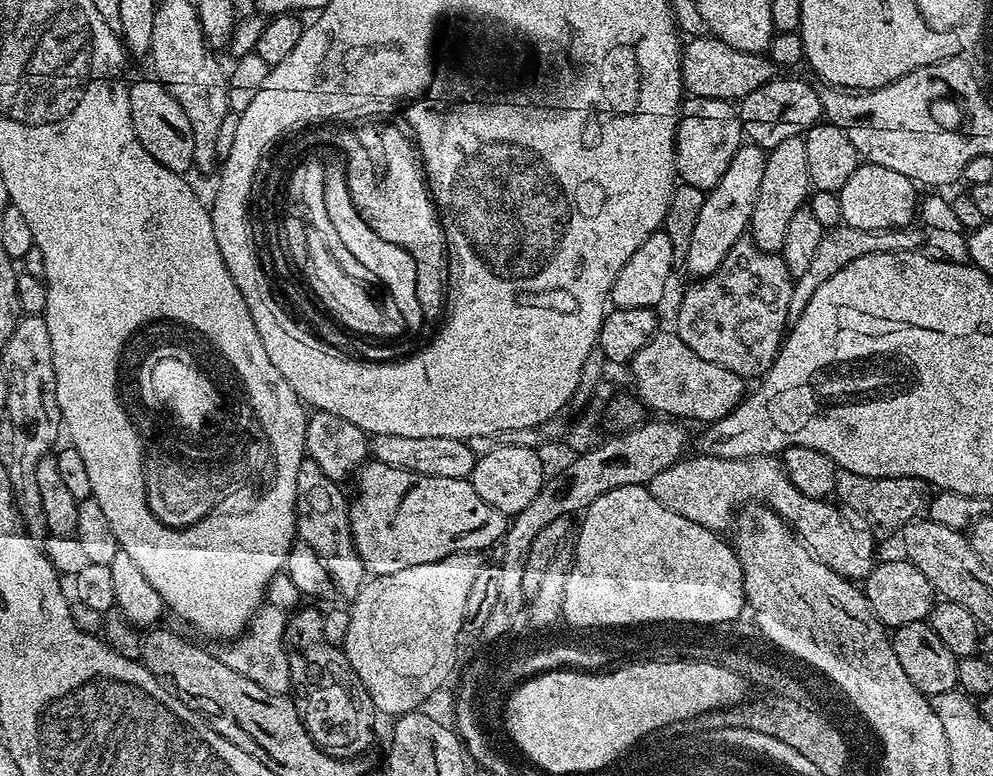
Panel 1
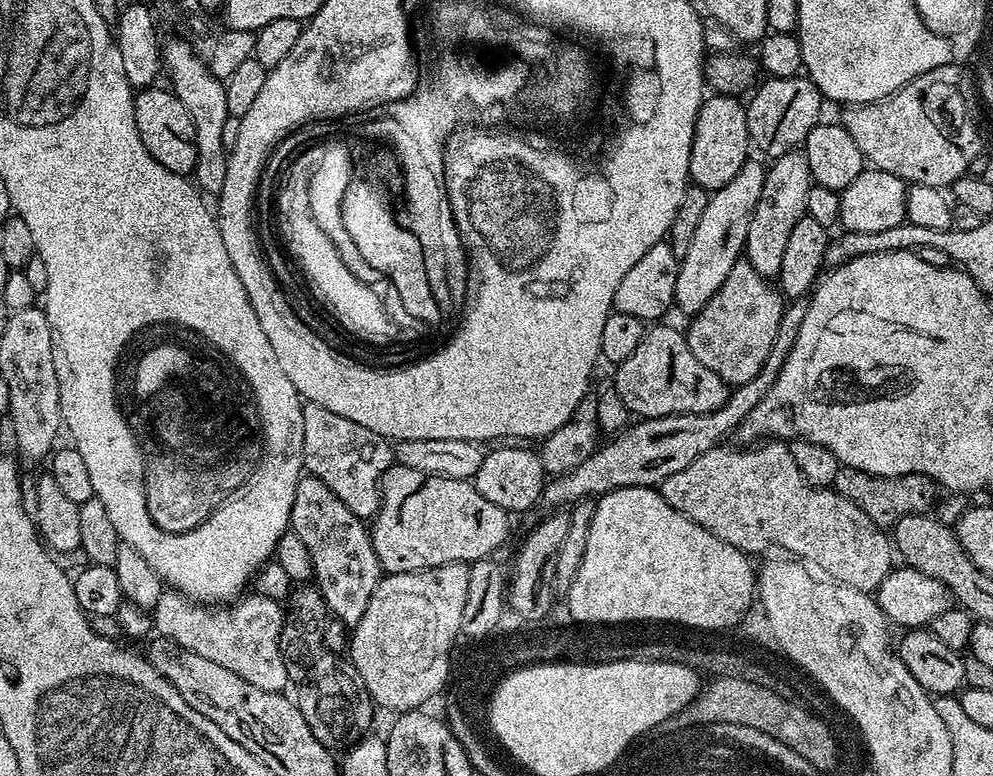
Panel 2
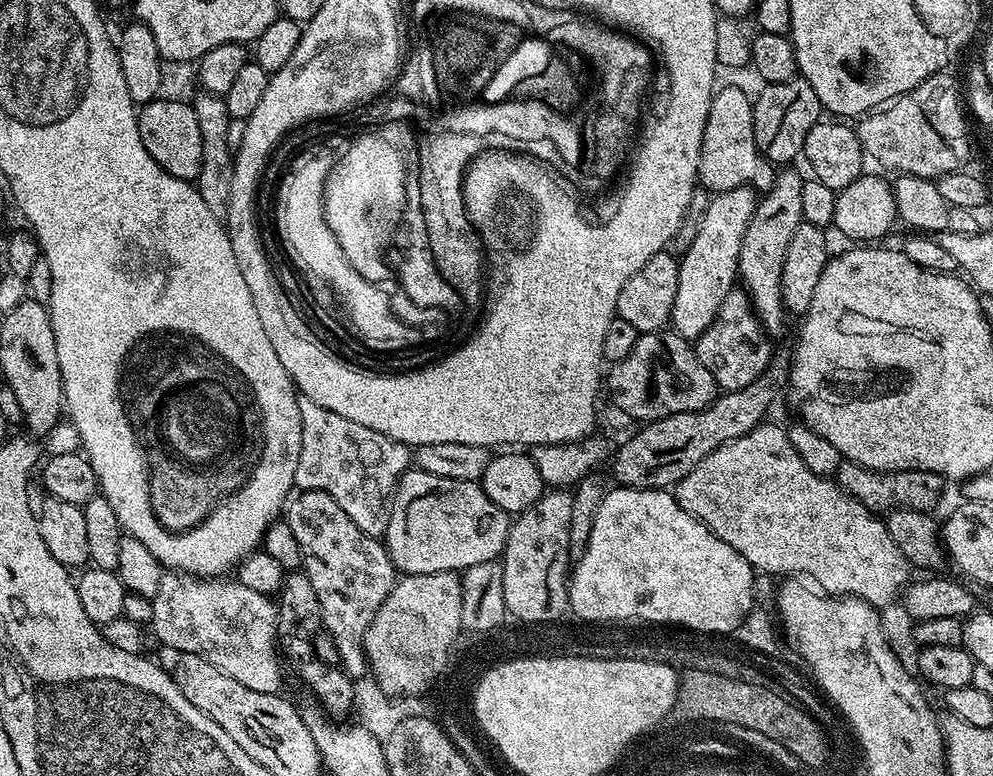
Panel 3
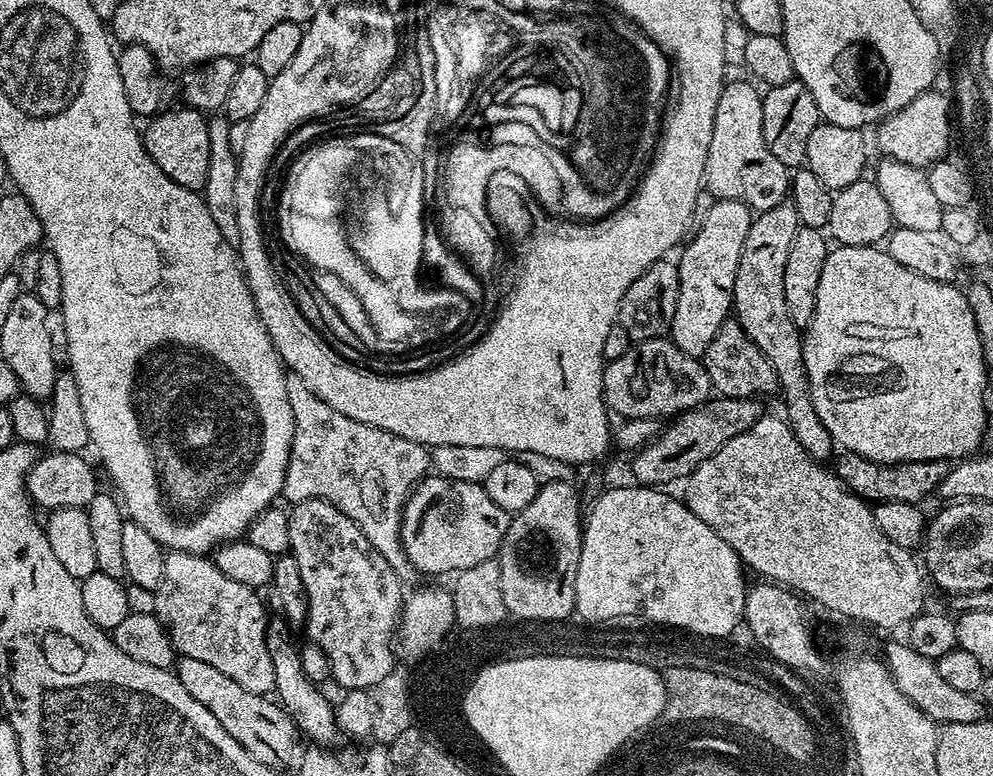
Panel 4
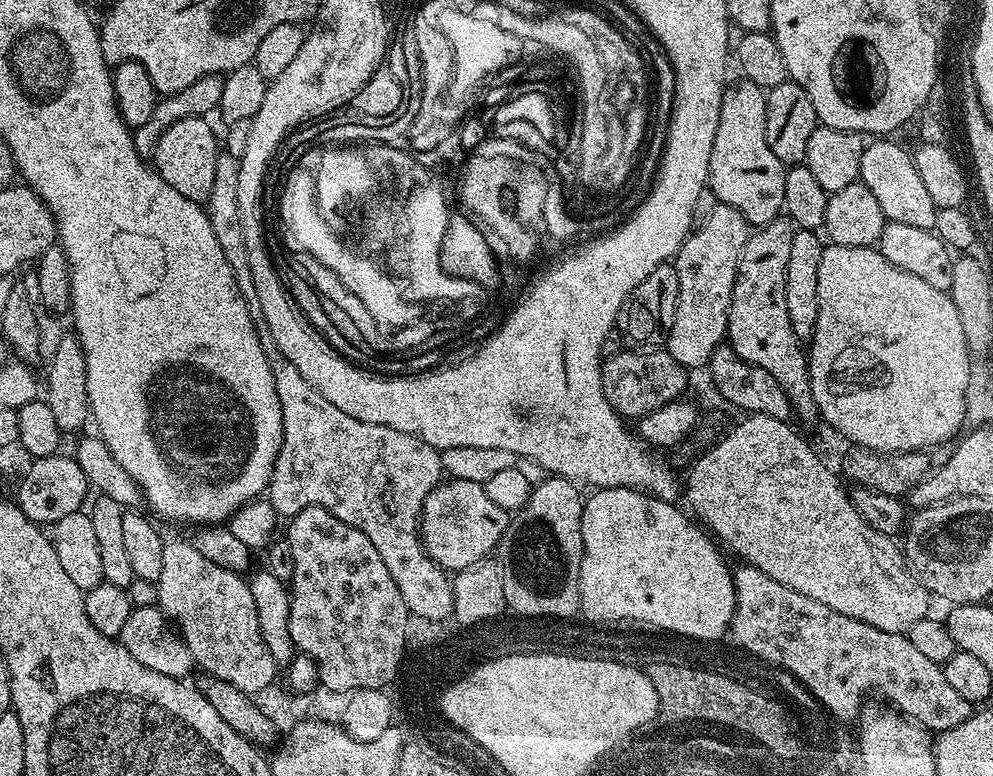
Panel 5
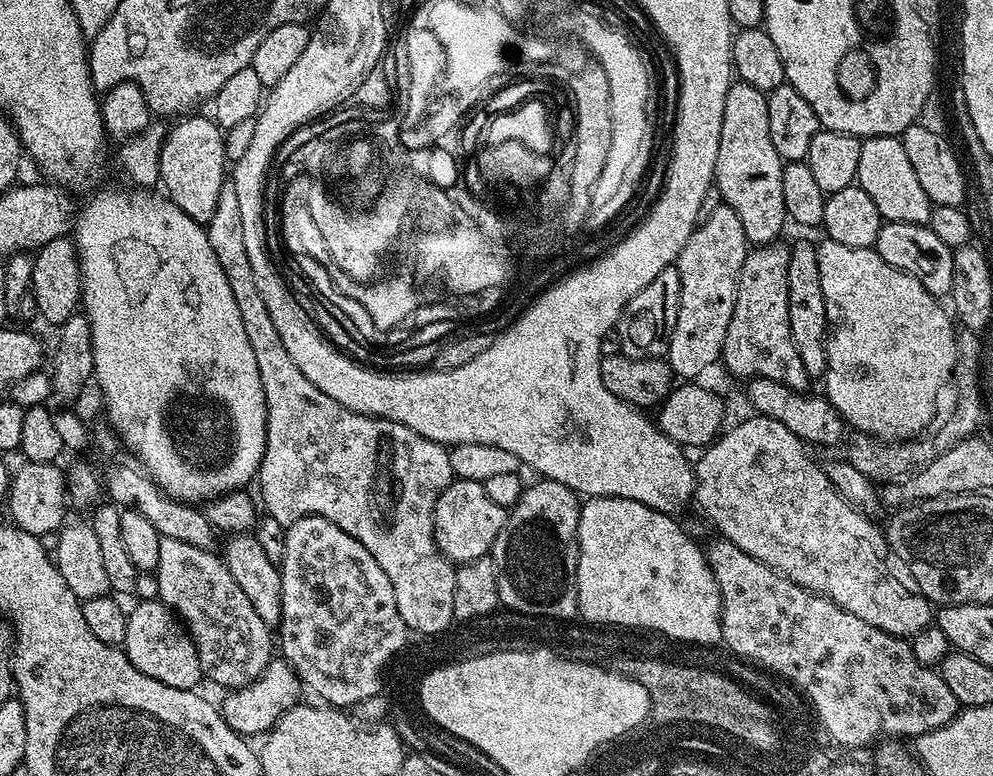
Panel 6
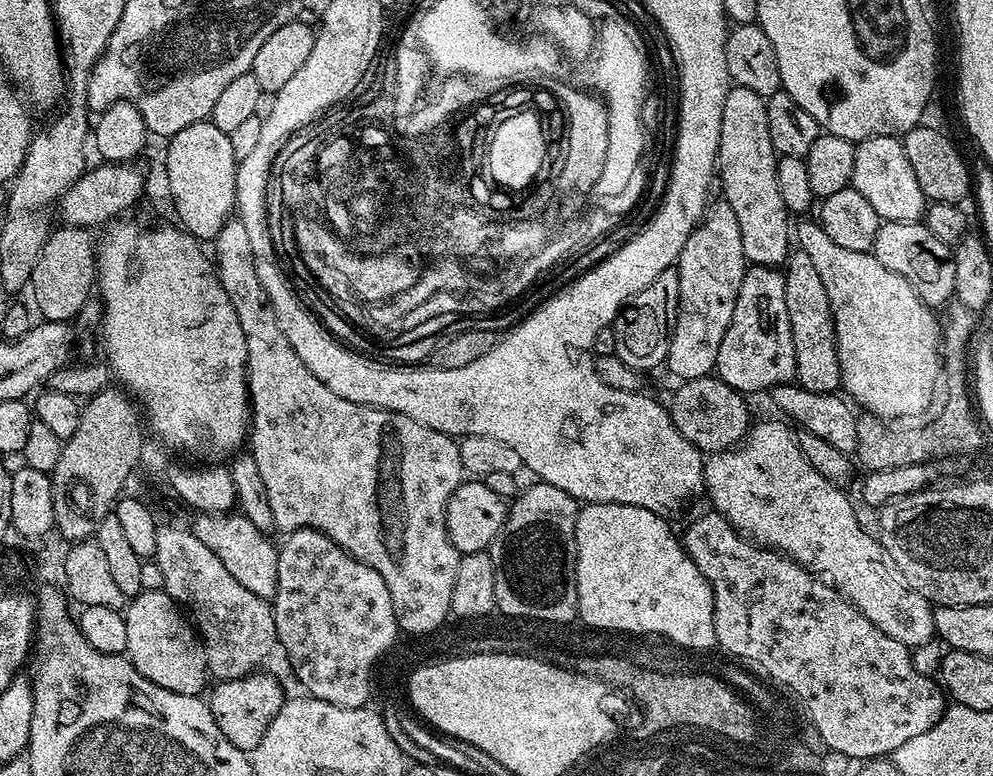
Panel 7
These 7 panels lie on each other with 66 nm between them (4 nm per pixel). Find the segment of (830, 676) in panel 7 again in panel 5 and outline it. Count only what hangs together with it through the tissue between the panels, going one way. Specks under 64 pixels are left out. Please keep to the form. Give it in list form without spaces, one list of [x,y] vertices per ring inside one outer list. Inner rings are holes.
[[[741,563],[739,567],[732,573],[736,609],[732,615],[730,636],[736,639],[733,640],[735,647],[749,652],[763,663],[794,674],[794,678],[798,678],[798,682],[806,686],[806,690],[833,721],[855,721],[862,711],[860,696],[868,696],[871,692],[878,692],[881,701],[887,702],[897,712],[932,734],[962,726],[962,722],[972,716],[974,706],[966,702],[966,698],[961,698],[950,687],[950,682],[946,682],[943,667],[924,657],[910,643],[905,633],[866,626],[866,622],[846,618],[846,614],[838,614],[838,610],[830,610],[830,606],[822,606],[822,602],[806,598],[806,594],[798,594],[798,590],[790,590],[790,586],[782,586],[782,582],[774,582],[770,574],[762,574],[762,570],[754,566]]]

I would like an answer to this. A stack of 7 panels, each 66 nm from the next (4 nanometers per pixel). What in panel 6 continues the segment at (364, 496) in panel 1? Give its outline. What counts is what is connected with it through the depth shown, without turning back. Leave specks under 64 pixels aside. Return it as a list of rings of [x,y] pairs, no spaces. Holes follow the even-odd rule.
[[[453,479],[434,506],[434,538],[441,554],[459,566],[489,555],[504,525],[506,509],[486,494],[479,480]]]

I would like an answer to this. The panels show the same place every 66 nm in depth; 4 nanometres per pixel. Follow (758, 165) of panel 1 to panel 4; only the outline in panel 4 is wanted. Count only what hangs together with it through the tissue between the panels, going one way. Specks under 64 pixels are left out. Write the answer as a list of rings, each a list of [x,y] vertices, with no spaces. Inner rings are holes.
[[[717,200],[714,206],[710,206],[710,214],[706,214],[706,222],[702,222],[702,226],[695,229],[696,237],[683,245],[684,253],[681,254],[680,260],[678,259],[678,306],[674,306],[670,329],[670,339],[676,343],[678,350],[697,358],[703,357],[714,334],[718,334],[725,320],[729,319],[732,312],[734,278],[738,262],[742,258],[742,246],[746,242],[746,234],[750,234],[753,219],[752,209],[742,202]]]

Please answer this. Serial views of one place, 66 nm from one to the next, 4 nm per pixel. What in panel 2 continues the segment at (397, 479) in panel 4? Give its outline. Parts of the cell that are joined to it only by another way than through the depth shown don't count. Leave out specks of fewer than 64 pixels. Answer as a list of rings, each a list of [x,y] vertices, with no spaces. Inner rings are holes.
[[[304,404],[304,466],[307,475],[334,490],[358,517],[371,518],[380,509],[380,481],[394,463],[394,448],[383,436],[350,422],[317,404]]]

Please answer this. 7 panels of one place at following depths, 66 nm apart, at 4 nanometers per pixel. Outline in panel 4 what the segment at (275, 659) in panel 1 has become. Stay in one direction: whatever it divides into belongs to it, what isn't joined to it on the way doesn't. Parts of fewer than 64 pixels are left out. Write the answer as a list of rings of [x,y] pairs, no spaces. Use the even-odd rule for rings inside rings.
[[[173,552],[165,555],[166,574],[162,586],[157,588],[156,611],[154,615],[165,629],[175,651],[181,657],[189,656],[214,666],[243,689],[256,695],[271,693],[274,689],[274,662],[270,662],[270,650],[266,650],[266,630],[270,619],[264,613],[264,604],[260,601],[261,593],[255,588],[242,586],[218,570],[207,555],[194,552]]]

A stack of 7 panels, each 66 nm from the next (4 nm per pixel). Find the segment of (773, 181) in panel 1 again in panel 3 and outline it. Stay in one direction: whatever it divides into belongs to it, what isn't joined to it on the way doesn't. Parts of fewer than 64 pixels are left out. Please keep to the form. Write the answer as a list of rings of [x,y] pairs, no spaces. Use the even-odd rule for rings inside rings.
[[[792,170],[777,171],[775,182],[757,199],[740,251],[739,283],[748,294],[748,300],[760,319],[761,328],[772,338],[783,330],[786,319],[782,302],[782,262],[786,262],[786,250],[790,246],[790,238],[794,238],[794,230],[798,230],[798,226],[804,223],[802,186],[805,177],[788,171]]]

